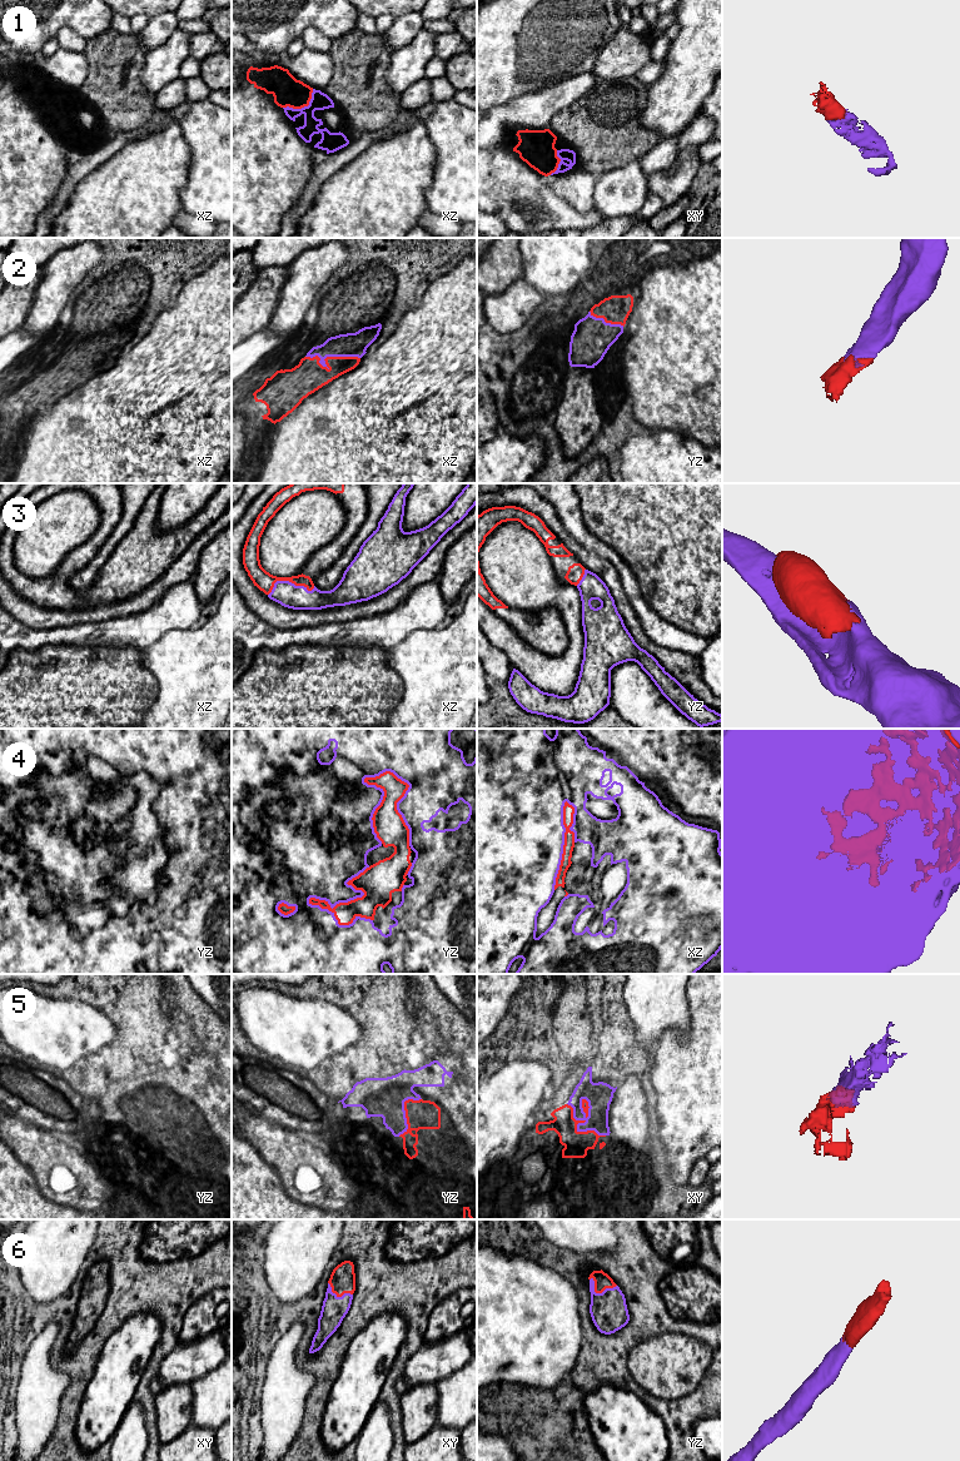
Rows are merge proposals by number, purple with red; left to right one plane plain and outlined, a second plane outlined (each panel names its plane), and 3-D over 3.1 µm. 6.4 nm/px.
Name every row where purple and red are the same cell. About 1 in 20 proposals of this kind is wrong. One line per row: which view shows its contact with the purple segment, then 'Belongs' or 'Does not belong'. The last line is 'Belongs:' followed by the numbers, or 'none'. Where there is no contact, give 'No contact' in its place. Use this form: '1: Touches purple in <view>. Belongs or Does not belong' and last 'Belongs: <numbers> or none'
1: Touches purple in xz. Belongs
2: Touches purple in xz. Belongs
3: Touches purple in xz. Belongs
4: Touches purple in yz. Belongs
5: Touches purple in xy. Belongs
6: Touches purple in yz. Belongs
Belongs: 1, 2, 3, 4, 5, 6

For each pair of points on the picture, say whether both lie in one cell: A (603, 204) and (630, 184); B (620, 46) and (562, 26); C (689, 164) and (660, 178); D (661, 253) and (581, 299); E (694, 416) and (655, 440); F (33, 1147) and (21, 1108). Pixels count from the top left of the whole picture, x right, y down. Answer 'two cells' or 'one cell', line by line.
A: one cell
B: two cells
C: one cell
D: one cell
E: two cells
F: two cells

